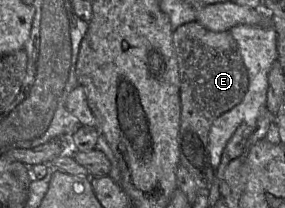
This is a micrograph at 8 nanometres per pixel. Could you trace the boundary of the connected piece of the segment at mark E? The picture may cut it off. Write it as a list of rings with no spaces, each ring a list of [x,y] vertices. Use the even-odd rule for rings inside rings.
[[[192,21],[174,29],[172,39],[180,76],[180,164],[188,169],[200,188],[209,189],[216,175],[216,168],[210,162],[208,150],[211,125],[220,115],[243,100],[249,85],[248,73],[238,45],[230,31],[214,32],[205,28],[198,21]]]

